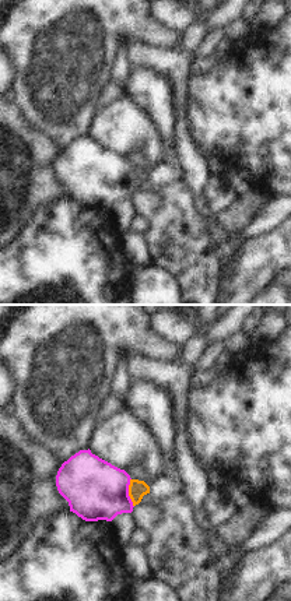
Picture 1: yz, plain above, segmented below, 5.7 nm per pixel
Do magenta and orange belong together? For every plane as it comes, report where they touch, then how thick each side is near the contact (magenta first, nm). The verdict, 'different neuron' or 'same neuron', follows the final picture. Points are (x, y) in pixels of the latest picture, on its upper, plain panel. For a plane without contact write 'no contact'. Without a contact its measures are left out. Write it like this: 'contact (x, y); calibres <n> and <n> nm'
contact (128, 179); calibres 340 and 100 nm

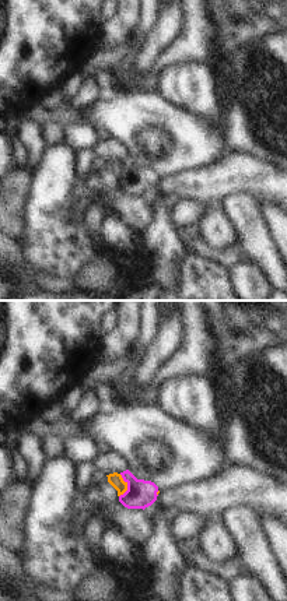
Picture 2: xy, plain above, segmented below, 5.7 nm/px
contact (128, 172); calibres 170 and 80 nm

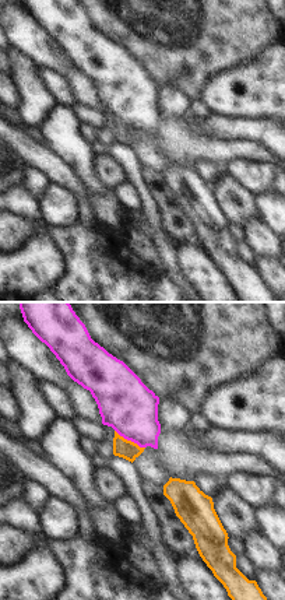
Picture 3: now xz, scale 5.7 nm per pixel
contact (130, 126); calibres 320 and 110 nm

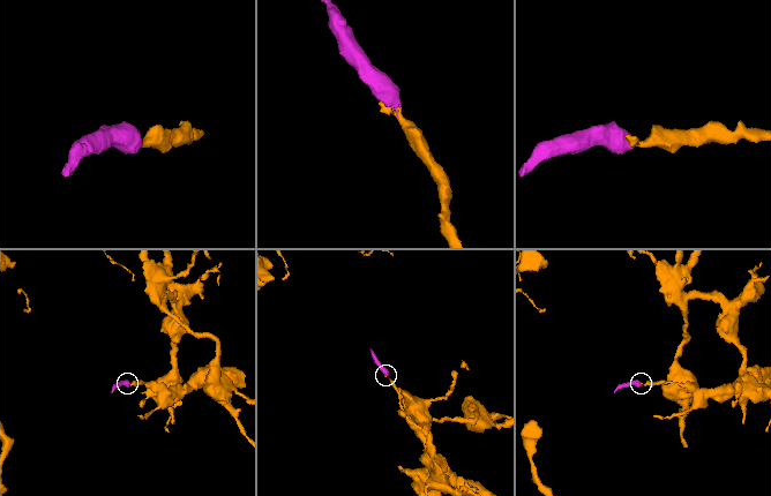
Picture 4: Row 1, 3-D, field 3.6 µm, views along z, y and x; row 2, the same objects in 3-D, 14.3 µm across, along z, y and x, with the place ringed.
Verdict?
same neuron

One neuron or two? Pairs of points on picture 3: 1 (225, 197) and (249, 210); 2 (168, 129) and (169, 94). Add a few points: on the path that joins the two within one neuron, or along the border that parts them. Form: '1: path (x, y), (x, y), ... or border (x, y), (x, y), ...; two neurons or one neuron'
1: path (231, 199), (243, 207); one neuron
2: border (187, 111), (179, 115), (161, 115); two neurons

